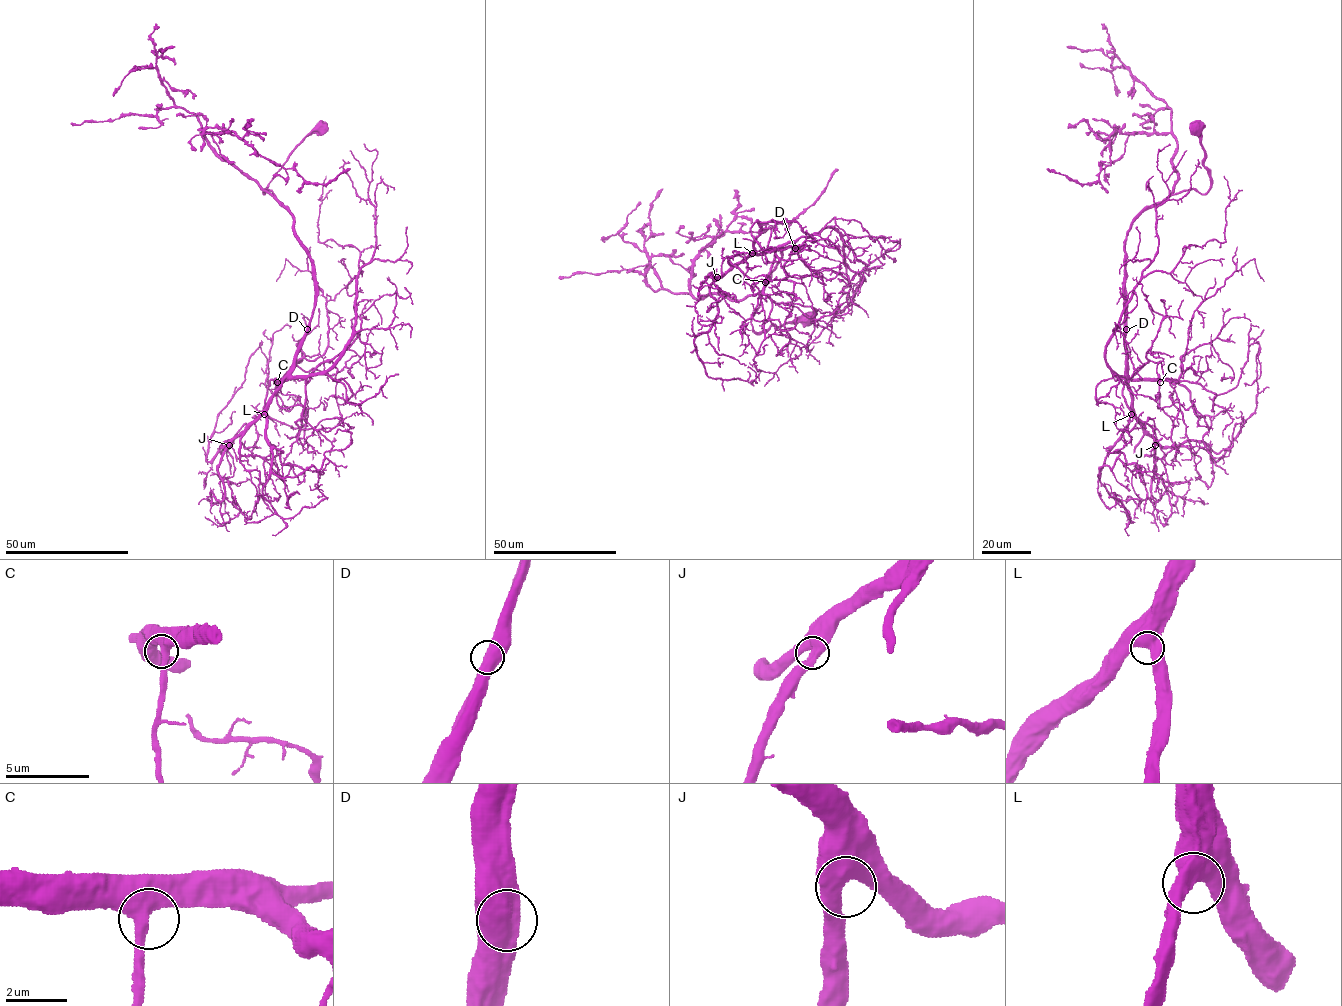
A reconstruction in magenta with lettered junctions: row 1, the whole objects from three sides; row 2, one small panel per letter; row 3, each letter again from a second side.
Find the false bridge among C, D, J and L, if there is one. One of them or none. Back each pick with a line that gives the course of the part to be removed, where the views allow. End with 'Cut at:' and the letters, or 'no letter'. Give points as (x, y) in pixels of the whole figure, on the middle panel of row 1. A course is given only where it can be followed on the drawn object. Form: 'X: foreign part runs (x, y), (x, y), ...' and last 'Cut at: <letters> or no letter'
Cut at: no letter

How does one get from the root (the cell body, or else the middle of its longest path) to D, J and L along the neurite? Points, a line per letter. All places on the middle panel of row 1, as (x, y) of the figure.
D: (809, 319), (771, 325), (760, 332), (751, 323), (781, 251), (788, 247), (794, 248)
J: (809, 319), (771, 325), (760, 332), (751, 323), (781, 251), (802, 247), (751, 253), (717, 277)
L: (809, 319), (754, 330), (751, 318), (781, 251), (802, 248), (752, 253)

